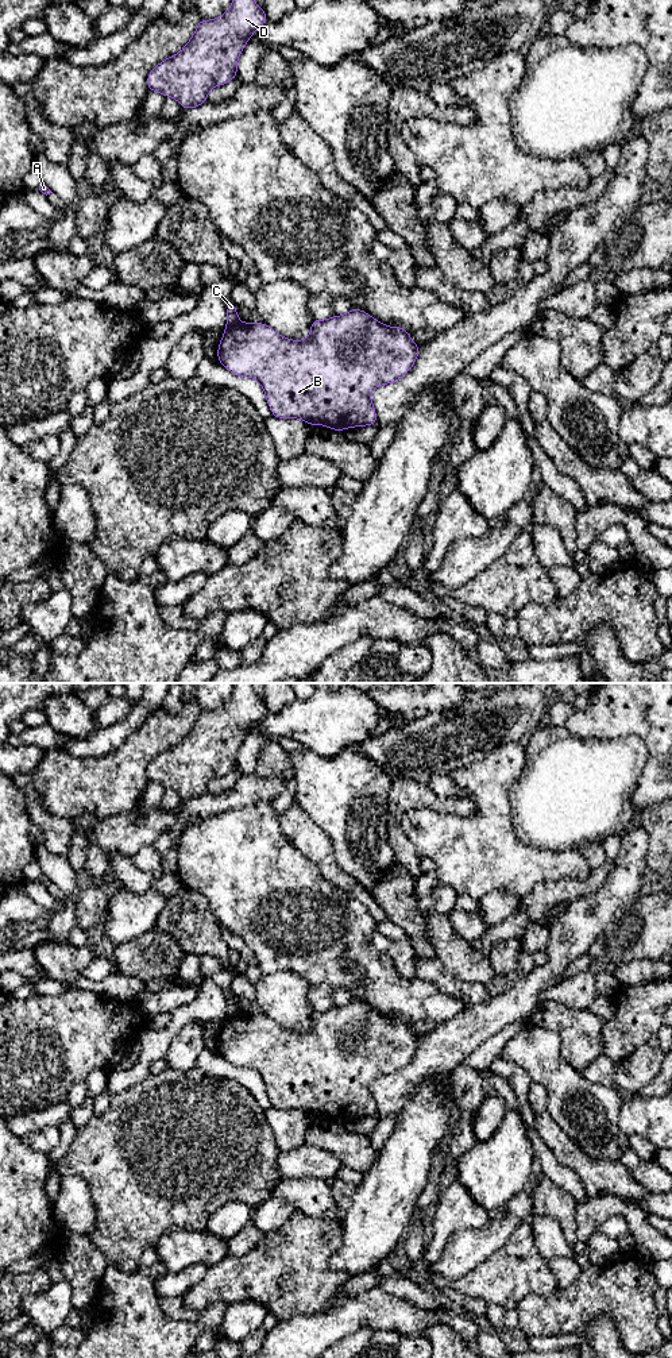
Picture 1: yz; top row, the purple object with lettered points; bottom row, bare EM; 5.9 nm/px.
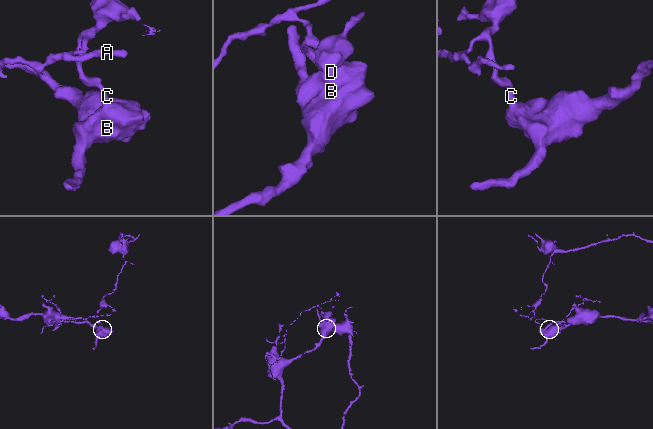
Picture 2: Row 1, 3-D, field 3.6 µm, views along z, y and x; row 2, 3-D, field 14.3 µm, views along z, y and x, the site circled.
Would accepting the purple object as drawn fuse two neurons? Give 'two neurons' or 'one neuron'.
two neurons

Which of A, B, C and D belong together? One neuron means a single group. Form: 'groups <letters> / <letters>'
groups A C D / B

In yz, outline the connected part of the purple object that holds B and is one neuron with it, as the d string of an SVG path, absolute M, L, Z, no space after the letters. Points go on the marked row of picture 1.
M358 308L327 320L313 319L310 328L306 339L291 340L264 323L237 323L224 331L217 359L232 374L255 378L260 383L273 417L300 418L309 425L324 425L332 431L375 425L376 410L371 401L371 391L379 385L397 382L409 373L421 348L403 327L385 325Z

